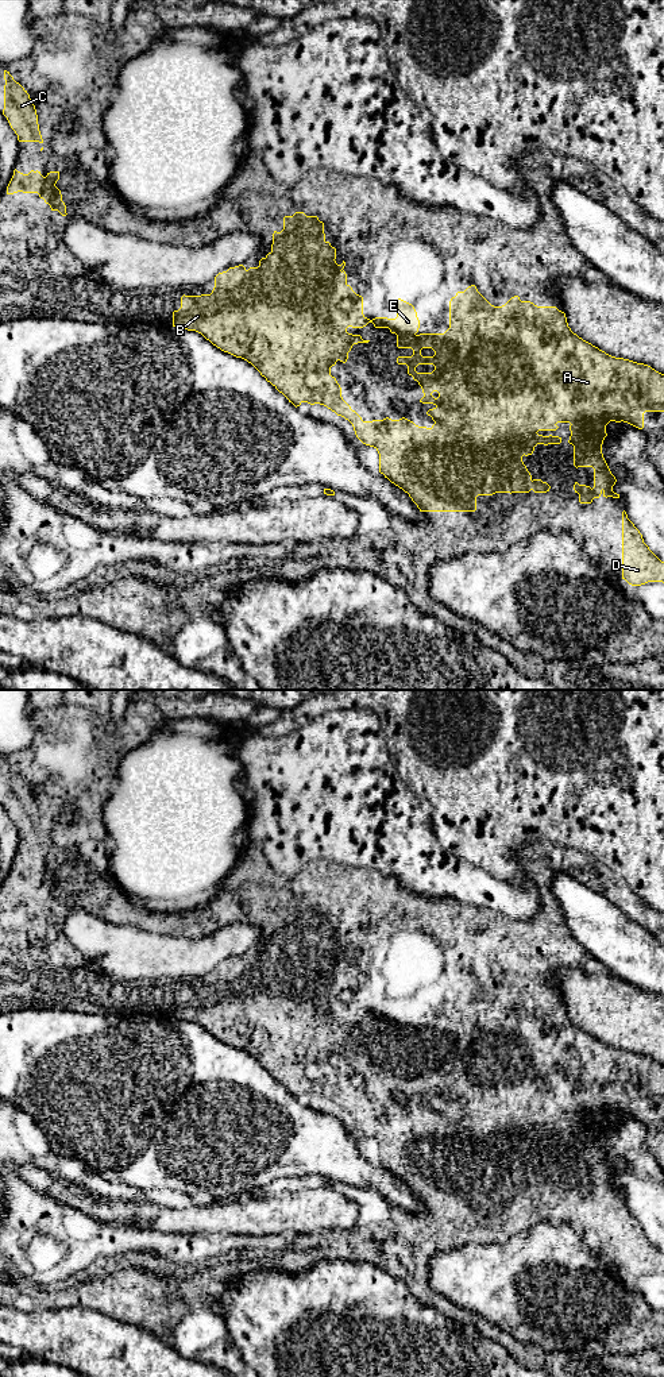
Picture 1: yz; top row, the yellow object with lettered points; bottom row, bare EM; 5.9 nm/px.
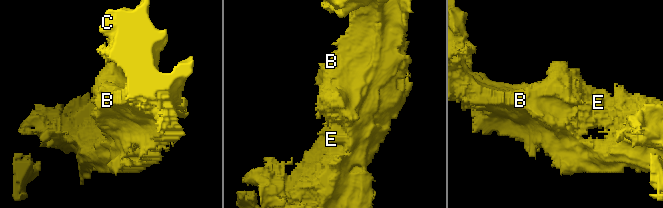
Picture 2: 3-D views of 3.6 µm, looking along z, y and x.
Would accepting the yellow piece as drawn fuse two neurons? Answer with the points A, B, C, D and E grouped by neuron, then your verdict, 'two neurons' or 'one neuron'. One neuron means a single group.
groups A B C D E; one neuron

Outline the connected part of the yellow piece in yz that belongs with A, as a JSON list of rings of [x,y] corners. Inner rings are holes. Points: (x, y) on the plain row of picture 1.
[[[296,903],[293,907],[283,909],[283,921],[281,923],[274,922],[271,942],[259,952],[258,958],[250,958],[248,961],[243,957],[229,958],[227,963],[219,964],[215,968],[215,979],[211,986],[201,987],[182,987],[181,999],[173,1003],[173,1018],[184,1019],[188,1022],[196,1022],[201,1025],[213,1037],[224,1044],[228,1044],[236,1049],[242,1049],[251,1054],[262,1068],[266,1069],[279,1084],[282,1084],[289,1094],[296,1099],[302,1094],[310,1096],[320,1095],[335,1103],[337,1107],[348,1111],[355,1122],[356,1129],[366,1137],[374,1138],[379,1145],[379,1164],[385,1166],[391,1174],[402,1180],[409,1185],[412,1192],[417,1196],[420,1203],[475,1203],[476,1202],[476,1188],[478,1187],[493,1187],[495,1184],[547,1184],[551,1177],[541,1170],[533,1170],[526,1157],[522,1153],[522,1148],[532,1146],[537,1135],[560,1135],[561,1129],[559,1127],[543,1127],[538,1122],[556,1122],[557,1114],[570,1114],[571,1127],[568,1134],[574,1137],[574,1157],[578,1158],[592,1158],[594,1160],[594,1179],[586,1176],[579,1176],[575,1173],[574,1181],[579,1185],[580,1195],[591,1195],[594,1189],[613,1188],[619,1189],[619,1185],[613,1183],[613,1177],[617,1170],[611,1165],[603,1145],[602,1135],[606,1125],[606,1116],[610,1112],[628,1114],[638,1120],[644,1119],[644,1104],[645,1103],[664,1103],[664,1065],[656,1062],[648,1056],[637,1054],[624,1049],[615,1049],[591,1034],[583,1031],[576,1025],[571,1022],[567,1014],[565,1004],[559,1002],[556,998],[537,998],[530,992],[521,992],[518,987],[511,988],[505,996],[494,998],[491,996],[476,980],[475,976],[468,977],[464,983],[458,983],[455,988],[449,992],[449,1019],[444,1025],[417,1025],[420,1019],[420,1011],[414,998],[401,990],[397,991],[397,1008],[375,1008],[372,1011],[363,1006],[363,988],[356,986],[352,979],[347,975],[347,965],[343,961],[345,953],[341,956],[336,954],[336,940],[325,932],[324,914],[319,911],[317,907],[306,907],[304,903]],[[368,1014],[372,1014],[375,1019],[389,1019],[391,1025],[397,1026],[398,1040],[412,1040],[412,1048],[398,1048],[398,1056],[408,1057],[408,1065],[413,1068],[414,1072],[422,1080],[424,1088],[420,1091],[422,1095],[433,1095],[435,1099],[426,1103],[432,1108],[435,1115],[431,1119],[418,1118],[413,1112],[402,1108],[399,1111],[391,1111],[389,1108],[383,1111],[363,1112],[362,1108],[351,1100],[351,1098],[341,1088],[341,1079],[336,1069],[331,1066],[331,1058],[336,1056],[337,1052],[345,1054],[348,1050],[348,1044],[354,1035],[368,1034],[370,1031],[363,1031],[360,1026],[352,1026],[347,1023],[348,1018],[363,1019]],[[418,1056],[433,1056],[435,1061],[432,1064],[417,1064],[416,1058]]]

